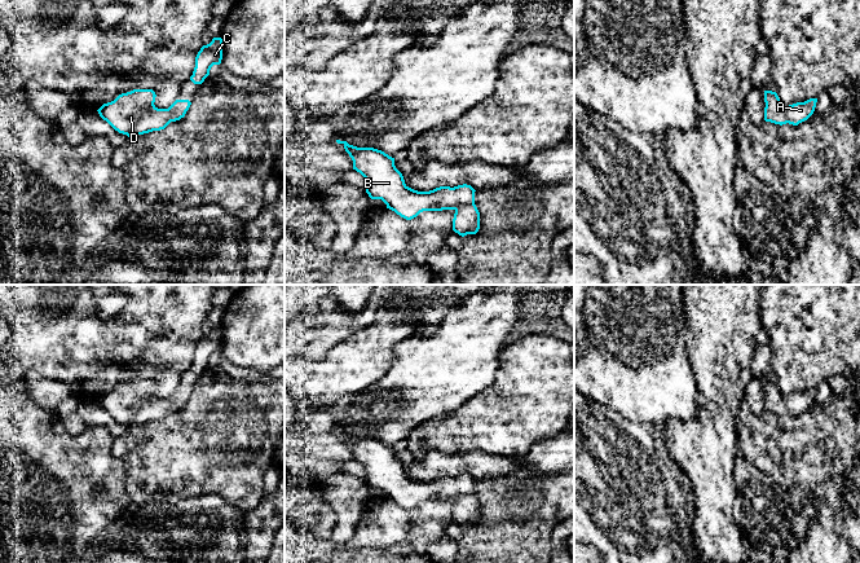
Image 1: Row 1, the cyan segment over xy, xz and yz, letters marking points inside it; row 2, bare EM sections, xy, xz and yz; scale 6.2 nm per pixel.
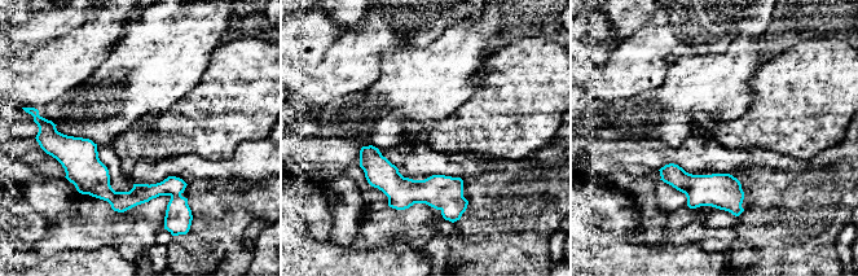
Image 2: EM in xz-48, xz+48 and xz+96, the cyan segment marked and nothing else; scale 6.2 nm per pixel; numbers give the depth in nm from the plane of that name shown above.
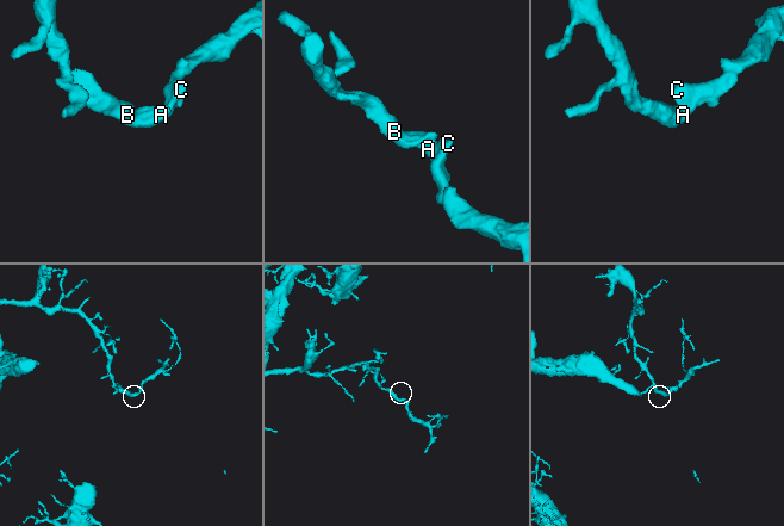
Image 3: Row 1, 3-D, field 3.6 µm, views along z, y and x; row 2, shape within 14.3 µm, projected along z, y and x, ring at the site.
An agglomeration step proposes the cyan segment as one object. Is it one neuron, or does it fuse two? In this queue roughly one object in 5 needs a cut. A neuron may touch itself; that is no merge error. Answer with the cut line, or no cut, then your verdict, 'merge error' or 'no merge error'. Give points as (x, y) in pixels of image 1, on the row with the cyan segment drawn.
no cut | no merge error

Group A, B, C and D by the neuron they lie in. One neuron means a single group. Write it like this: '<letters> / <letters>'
A B C D

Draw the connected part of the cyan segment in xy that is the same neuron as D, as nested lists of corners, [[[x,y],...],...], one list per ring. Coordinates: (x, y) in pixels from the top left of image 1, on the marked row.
[[[133,89],[119,94],[111,102],[103,104],[97,111],[115,131],[129,137],[164,129],[171,122],[184,118],[191,105],[189,100],[176,100],[168,109],[158,109],[154,105],[155,97],[153,89]]]

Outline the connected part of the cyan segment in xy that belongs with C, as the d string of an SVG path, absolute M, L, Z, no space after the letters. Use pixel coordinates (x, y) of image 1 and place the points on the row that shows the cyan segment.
M213 38L207 45L203 45L195 57L195 67L190 80L194 84L202 84L210 75L213 65L220 65L222 60L222 39Z

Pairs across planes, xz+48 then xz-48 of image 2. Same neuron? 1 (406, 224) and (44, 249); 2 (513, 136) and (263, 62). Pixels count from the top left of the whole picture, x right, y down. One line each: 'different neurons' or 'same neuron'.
1: same neuron
2: same neuron

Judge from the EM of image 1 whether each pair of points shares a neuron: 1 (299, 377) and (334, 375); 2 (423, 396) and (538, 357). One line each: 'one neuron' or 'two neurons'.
1: one neuron
2: two neurons

